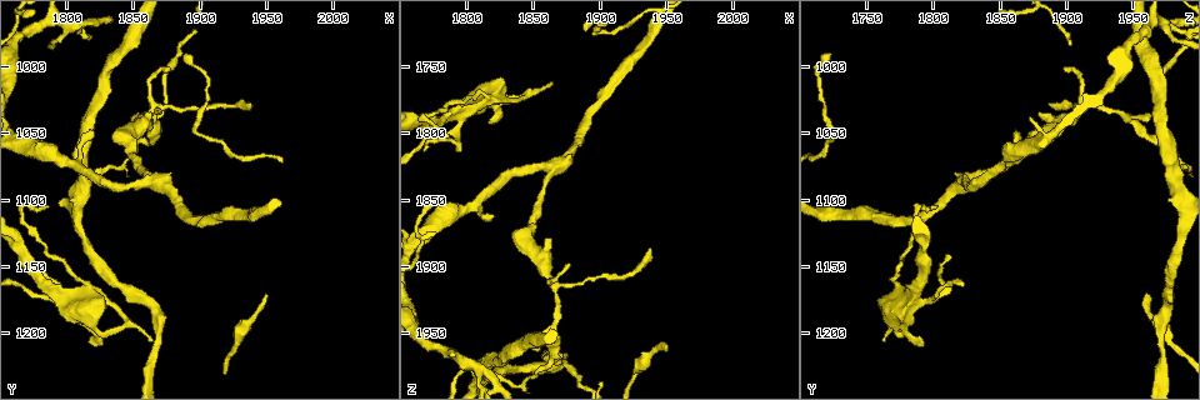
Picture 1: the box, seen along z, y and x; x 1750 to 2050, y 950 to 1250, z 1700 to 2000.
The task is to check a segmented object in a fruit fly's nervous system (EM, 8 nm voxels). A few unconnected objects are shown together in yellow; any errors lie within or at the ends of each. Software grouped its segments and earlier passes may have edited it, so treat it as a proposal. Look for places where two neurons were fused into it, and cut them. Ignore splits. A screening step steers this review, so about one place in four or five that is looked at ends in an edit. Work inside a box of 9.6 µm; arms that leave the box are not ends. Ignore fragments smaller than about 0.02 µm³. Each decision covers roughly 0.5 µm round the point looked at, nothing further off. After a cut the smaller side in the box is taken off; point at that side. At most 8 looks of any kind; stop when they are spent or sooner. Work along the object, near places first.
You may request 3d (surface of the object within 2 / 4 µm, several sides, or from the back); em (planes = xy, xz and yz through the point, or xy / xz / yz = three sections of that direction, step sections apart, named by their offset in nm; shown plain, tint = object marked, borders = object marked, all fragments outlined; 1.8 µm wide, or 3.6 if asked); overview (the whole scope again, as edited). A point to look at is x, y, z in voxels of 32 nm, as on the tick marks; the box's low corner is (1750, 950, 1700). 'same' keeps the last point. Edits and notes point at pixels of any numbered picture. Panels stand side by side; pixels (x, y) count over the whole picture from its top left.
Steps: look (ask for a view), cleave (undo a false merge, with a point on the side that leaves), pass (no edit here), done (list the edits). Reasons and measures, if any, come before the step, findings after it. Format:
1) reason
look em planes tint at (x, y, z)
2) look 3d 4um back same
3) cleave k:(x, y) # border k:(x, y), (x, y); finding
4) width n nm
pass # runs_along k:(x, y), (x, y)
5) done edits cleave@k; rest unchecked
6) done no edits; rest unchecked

abrupt turn
look em planes tint at (1816, 1084, 1982)

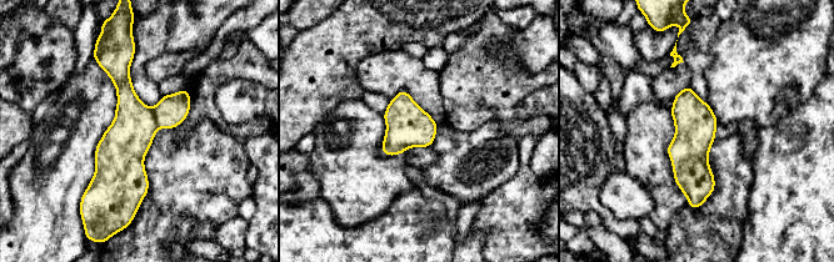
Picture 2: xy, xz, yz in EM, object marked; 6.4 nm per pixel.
cleave 2:(126, 141) # part_leaving 2:(125, 56), (128, 190), (133, 205); a second neuron is stuck on

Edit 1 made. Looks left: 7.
sudden change in width
look 3d 4um at (1850, 1068, 1866)

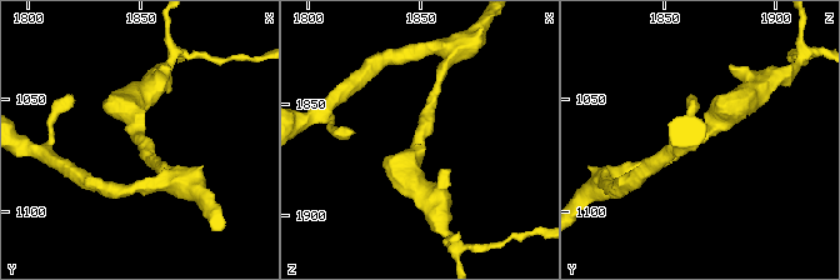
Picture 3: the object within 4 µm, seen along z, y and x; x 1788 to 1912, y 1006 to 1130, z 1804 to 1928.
shape alone is not enough
look em planes tint at (1850, 1065, 1866)

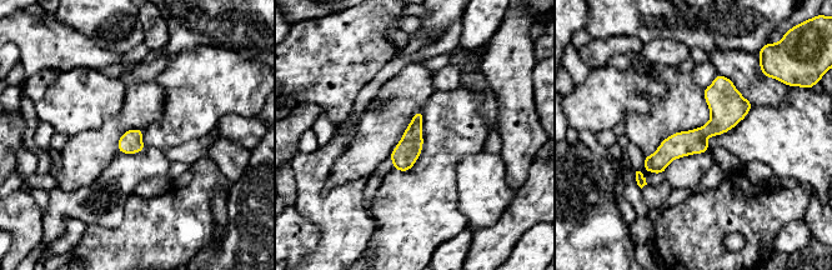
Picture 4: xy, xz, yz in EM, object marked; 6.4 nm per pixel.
pass # runs_along 4:(727, 81), (723, 114), (650, 168); continuous, no second neuron

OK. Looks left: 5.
sudden change in width
look em planes tint at (1868, 1054, 1962)

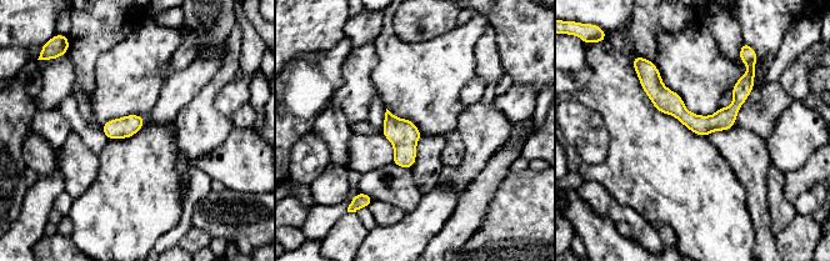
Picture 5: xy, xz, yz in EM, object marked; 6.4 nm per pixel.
pass # runs_along 5:(648, 73), (691, 121), (719, 121), (750, 86); continuous, no second neuron

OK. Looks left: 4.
done edits cleave@2; rest unchecked

